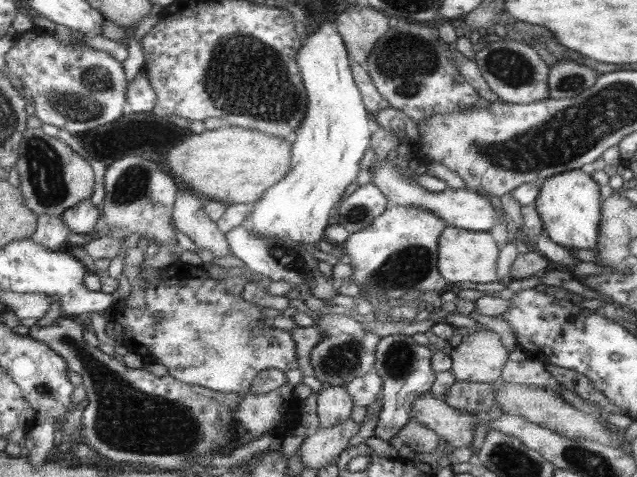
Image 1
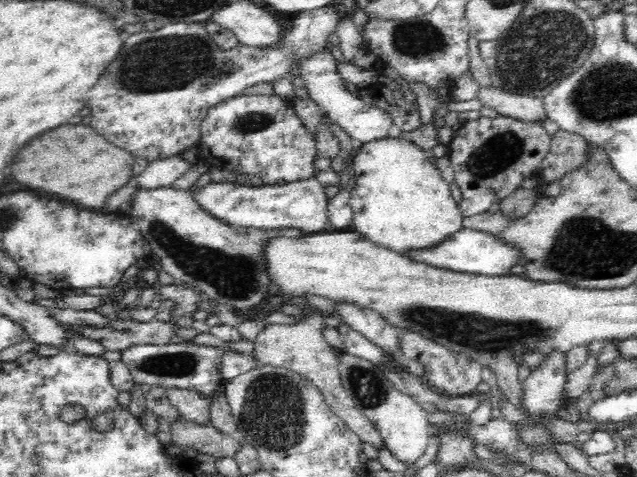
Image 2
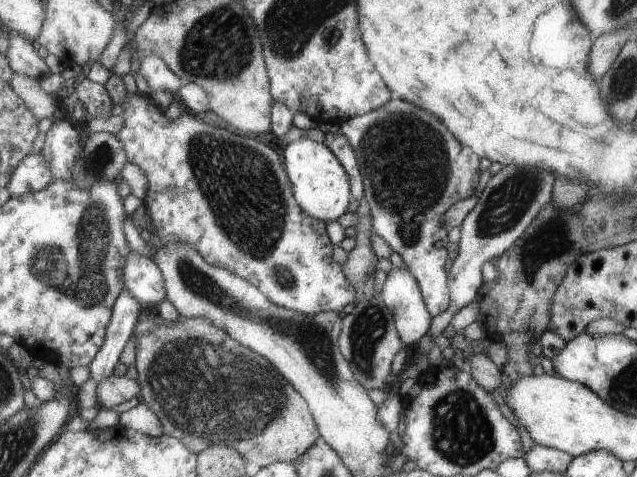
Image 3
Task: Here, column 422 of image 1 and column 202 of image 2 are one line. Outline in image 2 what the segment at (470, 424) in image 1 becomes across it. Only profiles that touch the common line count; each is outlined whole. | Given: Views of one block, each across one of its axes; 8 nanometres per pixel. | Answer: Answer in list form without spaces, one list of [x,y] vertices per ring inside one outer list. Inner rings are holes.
[[[162,386],[170,404],[178,410],[182,422],[196,422],[196,424],[210,424],[210,404],[206,402],[200,392],[178,388],[178,386]]]

